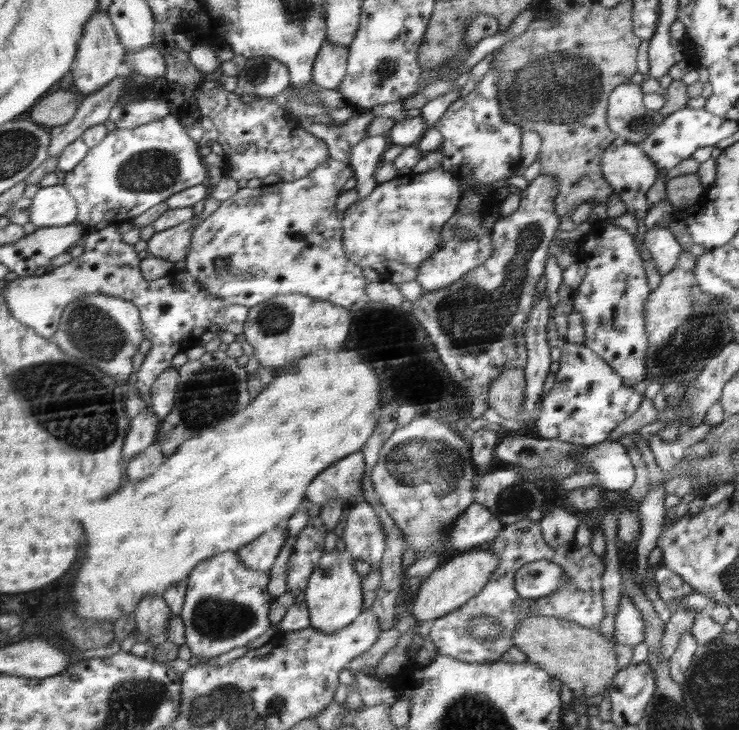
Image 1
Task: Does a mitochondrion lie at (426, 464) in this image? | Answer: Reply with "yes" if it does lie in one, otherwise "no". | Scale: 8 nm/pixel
yes

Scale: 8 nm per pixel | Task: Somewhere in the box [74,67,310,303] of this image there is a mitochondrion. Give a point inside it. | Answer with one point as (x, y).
(153, 170)

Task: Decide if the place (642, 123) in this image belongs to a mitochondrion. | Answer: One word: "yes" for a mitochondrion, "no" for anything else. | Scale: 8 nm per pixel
yes

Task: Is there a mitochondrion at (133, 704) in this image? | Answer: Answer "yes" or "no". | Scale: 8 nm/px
yes

